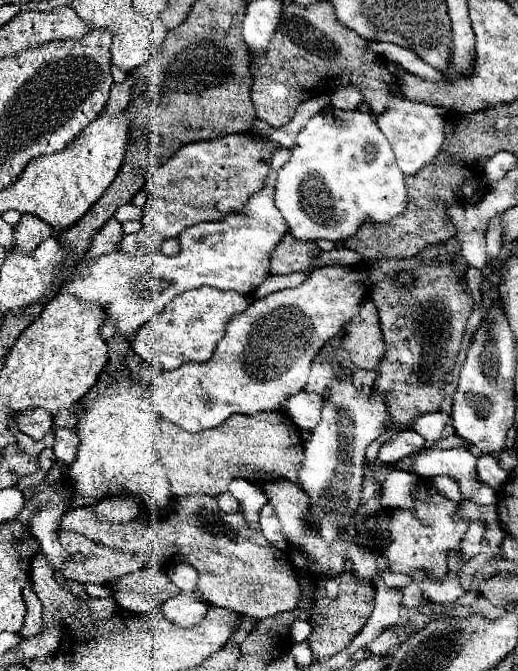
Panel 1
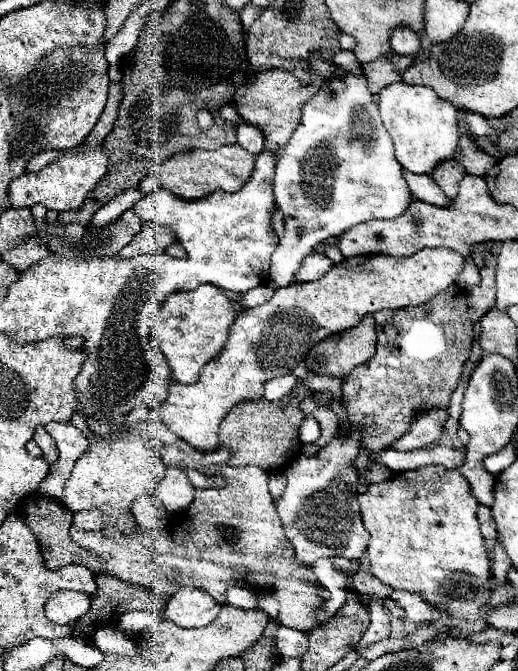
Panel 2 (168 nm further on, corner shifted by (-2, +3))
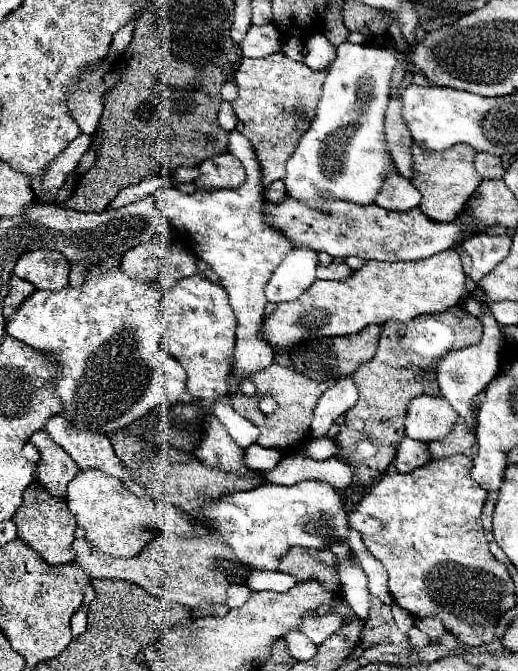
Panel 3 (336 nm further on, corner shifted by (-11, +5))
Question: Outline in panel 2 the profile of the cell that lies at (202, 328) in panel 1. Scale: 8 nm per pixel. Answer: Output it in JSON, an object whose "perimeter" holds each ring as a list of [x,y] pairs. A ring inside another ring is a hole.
{"perimeter":[[[201,284],[189,292],[175,292],[167,296],[161,306],[161,316],[151,328],[151,344],[161,348],[167,356],[175,382],[195,384],[199,380],[201,368],[223,350],[235,318],[237,312],[231,308],[223,290],[217,286]]]}

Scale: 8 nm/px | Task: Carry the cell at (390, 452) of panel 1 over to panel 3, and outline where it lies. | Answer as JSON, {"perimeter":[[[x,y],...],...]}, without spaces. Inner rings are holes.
{"perimeter":[[[418,396],[408,406],[406,436],[420,442],[442,442],[458,420],[456,410],[438,396]]]}

